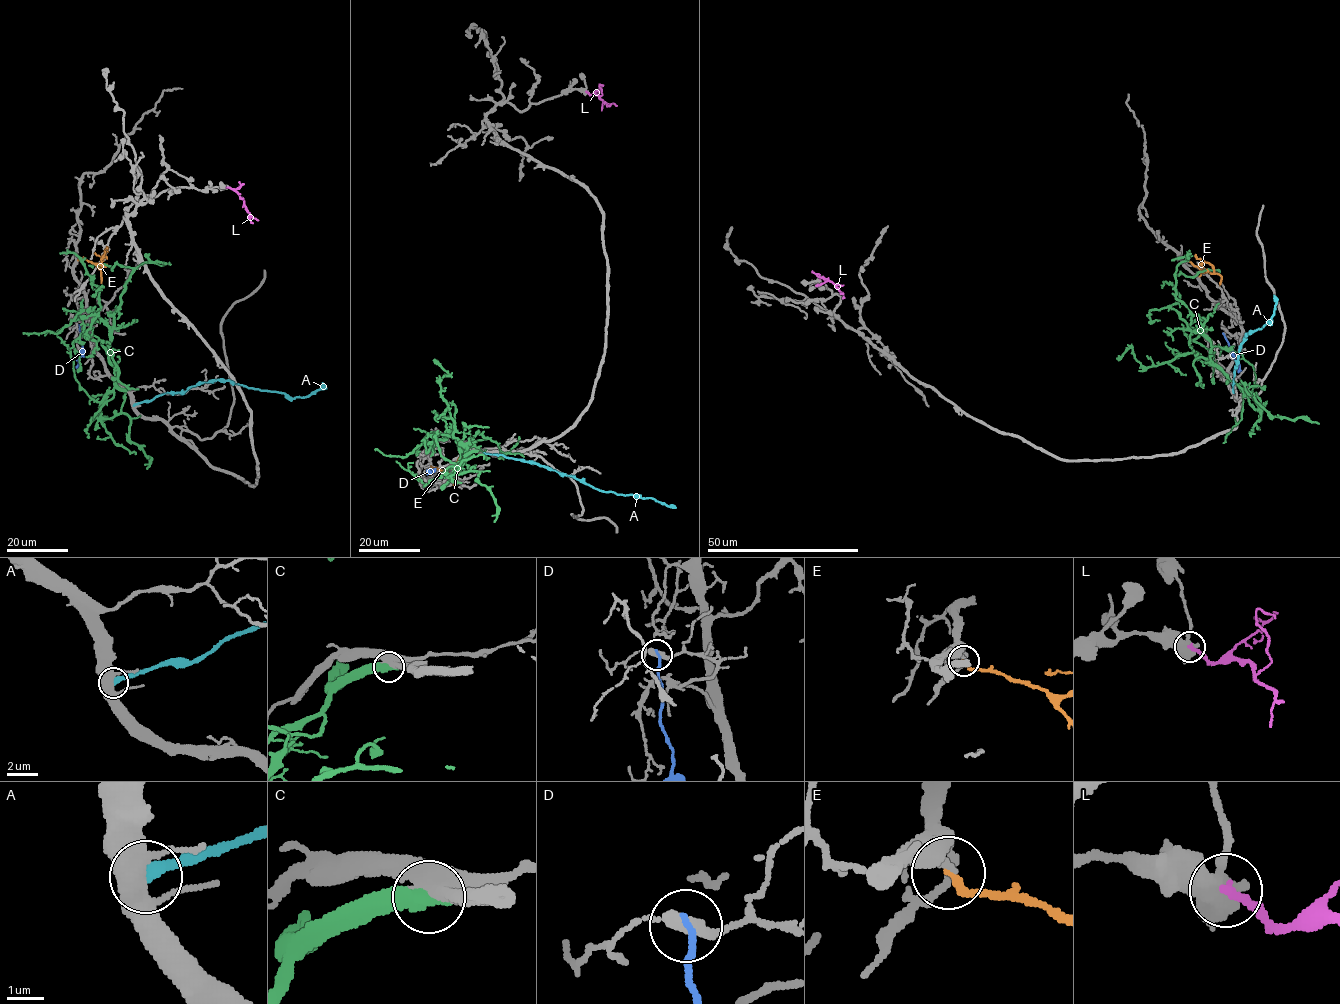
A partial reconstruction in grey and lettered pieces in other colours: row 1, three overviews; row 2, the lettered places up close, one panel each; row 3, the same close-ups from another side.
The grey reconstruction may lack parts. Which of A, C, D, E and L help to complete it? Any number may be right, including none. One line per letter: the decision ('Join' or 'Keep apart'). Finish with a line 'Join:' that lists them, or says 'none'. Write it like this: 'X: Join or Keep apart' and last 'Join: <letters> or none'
A: Keep apart
C: Keep apart
D: Keep apart
E: Join
L: Keep apart
Join: E

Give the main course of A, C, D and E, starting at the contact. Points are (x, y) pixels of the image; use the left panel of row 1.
A: (134, 405), (217, 379), (283, 392), (291, 398), (304, 397), (327, 387)
C: (127, 390), (117, 383), (109, 341), (133, 270), (116, 263), (111, 270), (88, 265)
D: (79, 325), (81, 369)
E: (78, 260), (91, 261), (100, 268), (106, 246)

